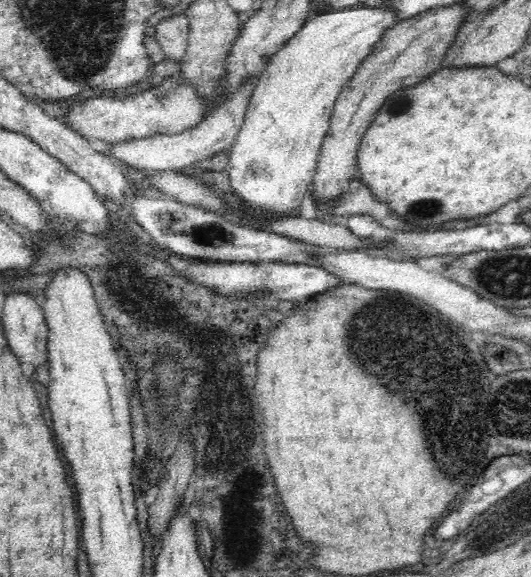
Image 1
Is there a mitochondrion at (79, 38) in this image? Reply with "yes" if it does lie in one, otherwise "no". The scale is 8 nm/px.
yes

